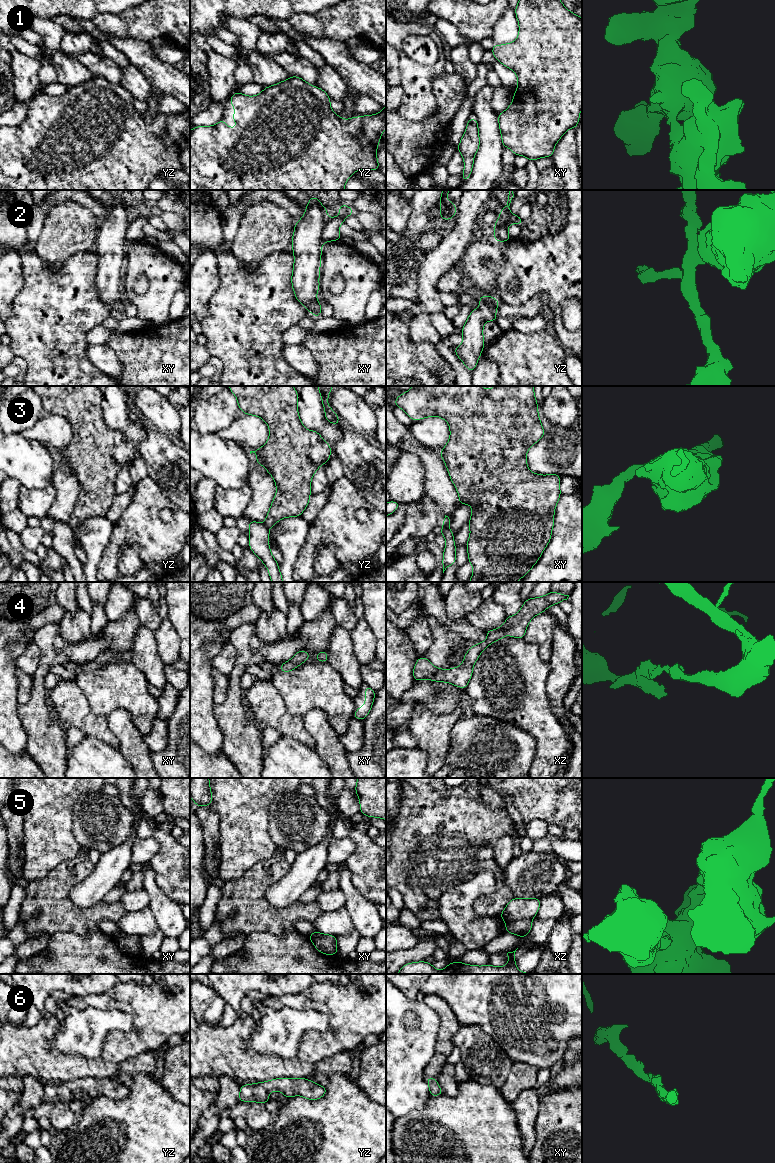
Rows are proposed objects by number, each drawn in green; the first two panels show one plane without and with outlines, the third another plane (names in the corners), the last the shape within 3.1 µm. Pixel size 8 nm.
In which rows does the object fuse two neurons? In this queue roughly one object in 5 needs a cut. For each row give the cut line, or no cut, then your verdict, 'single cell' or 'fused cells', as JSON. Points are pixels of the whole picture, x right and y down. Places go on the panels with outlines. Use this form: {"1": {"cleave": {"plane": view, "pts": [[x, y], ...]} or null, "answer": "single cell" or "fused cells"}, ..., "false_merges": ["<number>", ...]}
{"1": {"cleave": null, "answer": "single cell"}, "2": {"cleave": {"plane": "xy", "pts": [[328, 218], [322, 232], [323, 242]]}, "answer": "fused cells"}, "3": {"cleave": {"plane": "yz", "pts": [[264, 524], [268, 527]]}, "answer": "fused cells"}, "4": {"cleave": null, "answer": "single cell"}, "5": {"cleave": {"plane": "xy", "pts": [[323, 934], [315, 938], [315, 946], [322, 952]]}, "answer": "fused cells"}, "6": {"cleave": null, "answer": "single cell"}, "false_merges": ["2", "3", "5"]}

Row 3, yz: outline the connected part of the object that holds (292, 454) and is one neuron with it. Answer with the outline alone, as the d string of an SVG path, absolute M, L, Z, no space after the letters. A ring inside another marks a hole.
M229 386L228 388L237 397L239 409L244 414L258 416L269 426L269 439L265 445L256 451L250 451L250 454L253 452L257 456L257 465L263 465L266 468L277 487L276 496L273 498L264 525L270 528L282 518L299 517L309 503L311 479L314 473L330 459L330 445L317 431L307 430L301 423L297 408L299 397L292 386Z

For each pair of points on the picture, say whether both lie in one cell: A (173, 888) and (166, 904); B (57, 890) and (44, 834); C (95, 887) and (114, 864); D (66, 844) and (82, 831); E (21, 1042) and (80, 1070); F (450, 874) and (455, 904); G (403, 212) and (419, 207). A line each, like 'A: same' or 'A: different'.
A: different
B: different
C: same
D: different
E: same
F: different
G: different

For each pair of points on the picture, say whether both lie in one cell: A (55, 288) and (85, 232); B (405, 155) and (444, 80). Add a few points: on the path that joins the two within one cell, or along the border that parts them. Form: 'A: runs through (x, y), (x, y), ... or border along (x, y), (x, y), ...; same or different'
A: border along (90, 251), (77, 252), (65, 260); different
B: runs through (424, 136), (443, 116), (444, 99); same

